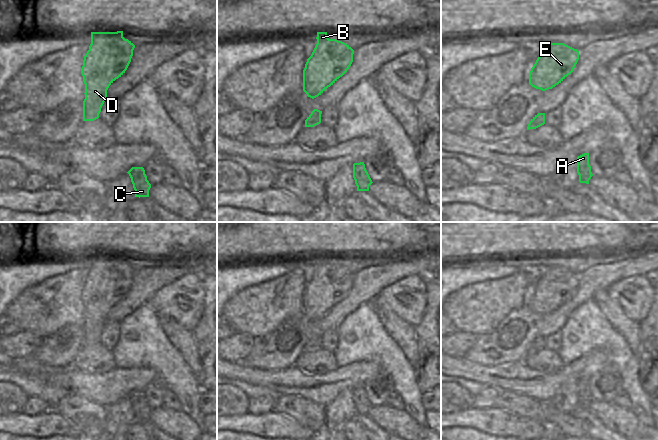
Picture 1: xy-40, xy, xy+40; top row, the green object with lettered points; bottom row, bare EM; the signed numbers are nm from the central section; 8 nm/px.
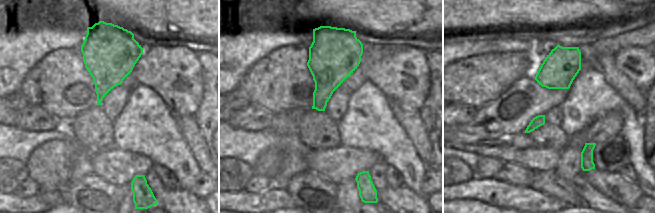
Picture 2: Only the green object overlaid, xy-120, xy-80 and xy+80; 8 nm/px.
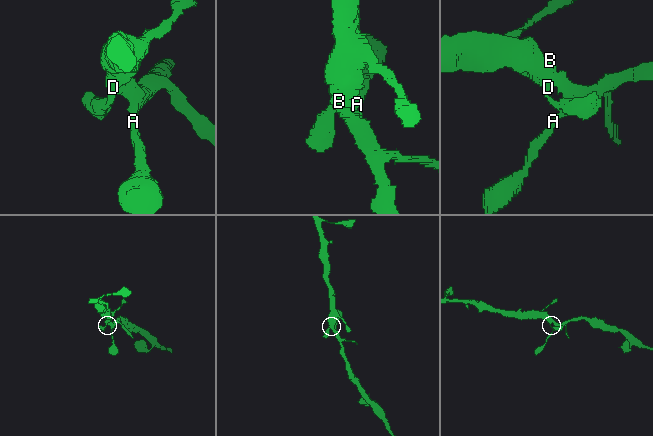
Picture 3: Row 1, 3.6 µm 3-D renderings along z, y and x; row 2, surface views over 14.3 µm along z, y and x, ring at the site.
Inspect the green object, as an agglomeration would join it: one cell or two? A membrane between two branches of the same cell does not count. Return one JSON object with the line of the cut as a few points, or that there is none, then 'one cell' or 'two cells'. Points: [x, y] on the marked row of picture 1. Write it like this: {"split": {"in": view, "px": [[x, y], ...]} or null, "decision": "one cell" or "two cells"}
{"split": null, "decision": "one cell"}

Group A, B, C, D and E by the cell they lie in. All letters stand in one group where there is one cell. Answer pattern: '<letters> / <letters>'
A B C D E

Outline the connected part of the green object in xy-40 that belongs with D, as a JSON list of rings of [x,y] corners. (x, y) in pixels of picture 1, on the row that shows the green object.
[[[123,31],[91,32],[91,44],[84,56],[81,74],[85,84],[83,101],[83,121],[94,121],[99,118],[101,108],[107,98],[109,86],[127,70],[135,45],[123,37]]]

